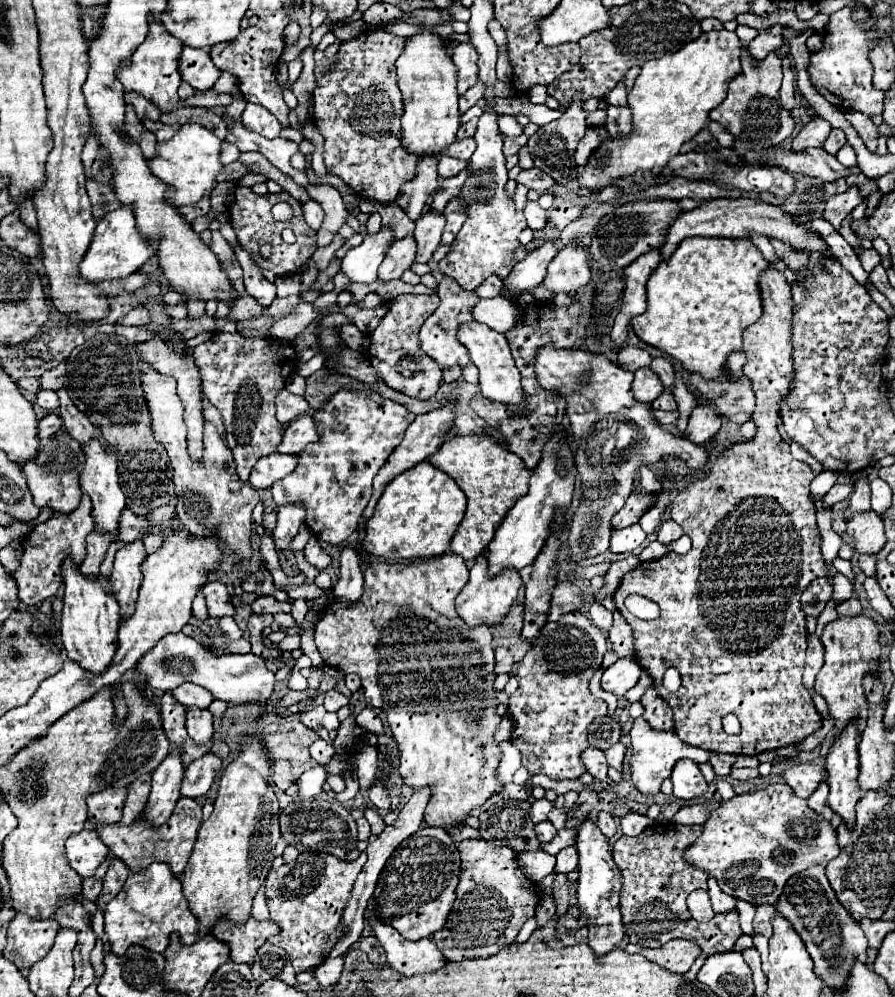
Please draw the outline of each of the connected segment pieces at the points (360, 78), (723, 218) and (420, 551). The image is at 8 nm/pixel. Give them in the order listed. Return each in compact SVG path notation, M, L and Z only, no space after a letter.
M374 27L350 41L340 43L332 65L330 61L322 59L316 61L314 67L316 89L312 91L312 119L324 137L324 165L330 173L344 179L344 183L350 185L358 197L378 203L396 201L402 185L414 177L418 163L418 157L414 157L414 153L406 153L406 149L402 149L398 141L398 133L402 131L402 105L396 85L394 61L402 53L404 41L404 37L396 37L382 27Z
M712 199L712 201L704 201L702 207L686 211L674 221L674 225L668 229L666 243L660 247L660 251L662 251L662 257L668 259L684 237L696 237L696 235L700 235L700 237L748 237L750 233L762 233L766 237L776 237L776 239L784 241L786 245L790 245L794 249L804 249L808 253L820 251L820 253L828 255L828 249L818 235L814 235L806 227L794 223L794 219L790 215L784 215L780 211L780 207L764 203L760 199Z
M422 461L388 483L372 519L368 521L362 547L370 555L384 557L386 561L410 561L442 555L448 551L448 545L464 517L464 509L466 495L454 479L436 469L430 461Z

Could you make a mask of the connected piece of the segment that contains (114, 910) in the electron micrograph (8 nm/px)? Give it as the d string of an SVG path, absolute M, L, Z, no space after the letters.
M152 863L146 873L130 873L122 891L106 903L104 919L108 945L116 955L124 955L132 945L162 953L168 947L172 933L178 933L180 941L186 945L198 941L198 919L194 919L188 909L180 879L170 873L166 863Z

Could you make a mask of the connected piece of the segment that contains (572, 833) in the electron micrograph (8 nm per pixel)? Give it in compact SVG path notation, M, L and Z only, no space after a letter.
M562 829L562 831L556 833L556 837L554 837L552 841L542 843L540 849L546 851L546 853L550 853L550 855L558 855L560 849L570 847L570 845L574 845L574 843L576 843L576 829Z

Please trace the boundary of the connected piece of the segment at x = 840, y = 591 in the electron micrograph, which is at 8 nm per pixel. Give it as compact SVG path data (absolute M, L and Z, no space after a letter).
M836 573L836 575L832 577L832 587L834 587L832 601L834 601L836 605L840 605L840 603L848 601L848 599L852 597L852 593L854 593L852 583L850 583L850 581L848 581L844 575L840 575L840 573Z

